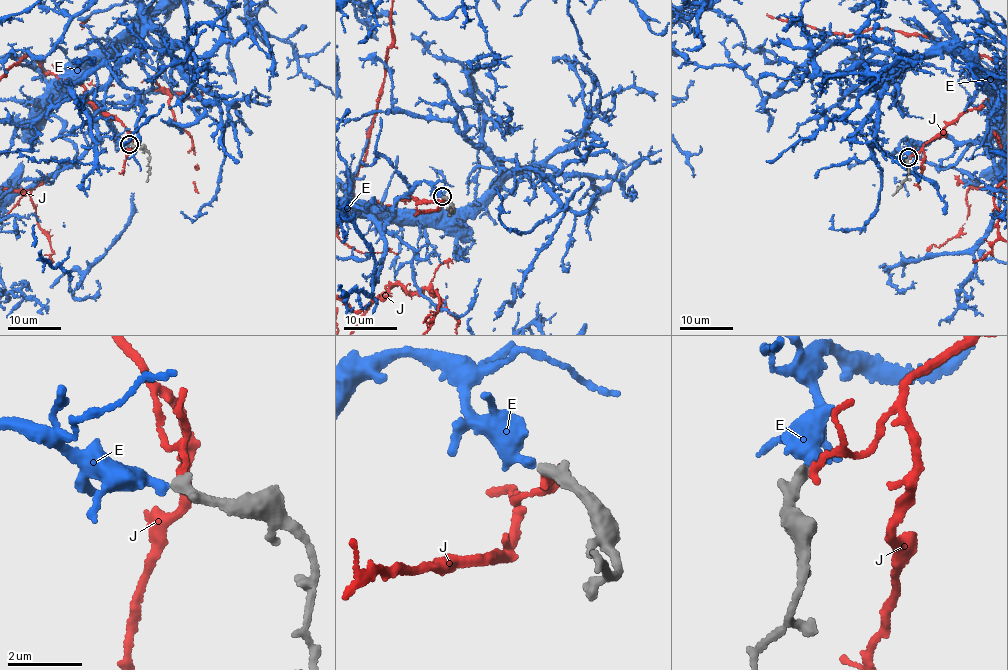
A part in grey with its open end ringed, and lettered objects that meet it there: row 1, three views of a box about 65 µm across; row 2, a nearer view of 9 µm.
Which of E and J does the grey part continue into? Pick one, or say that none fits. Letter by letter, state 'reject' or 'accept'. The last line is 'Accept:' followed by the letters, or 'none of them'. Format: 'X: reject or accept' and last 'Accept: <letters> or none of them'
E: accept
J: reject
Accept: E

